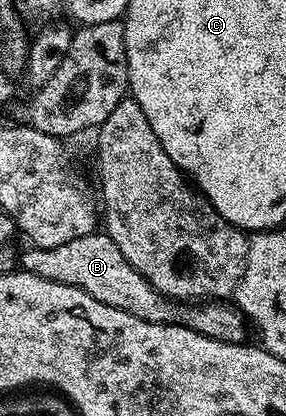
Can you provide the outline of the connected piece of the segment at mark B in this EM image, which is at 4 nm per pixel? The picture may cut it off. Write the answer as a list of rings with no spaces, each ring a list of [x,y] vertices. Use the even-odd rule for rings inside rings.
[[[95,230],[84,238],[72,238],[72,242],[64,242],[64,246],[52,246],[51,248],[27,247],[27,252],[20,256],[21,271],[31,272],[40,278],[48,278],[48,282],[60,282],[64,286],[76,286],[92,298],[104,302],[108,306],[116,306],[136,318],[144,318],[148,322],[157,324],[185,324],[187,328],[196,330],[208,338],[216,338],[220,342],[232,342],[233,344],[247,343],[246,328],[248,332],[248,321],[241,309],[226,300],[208,300],[205,302],[186,303],[172,300],[160,295],[148,281],[135,270],[120,254],[120,246],[112,242],[112,238],[107,236],[105,231]]]

